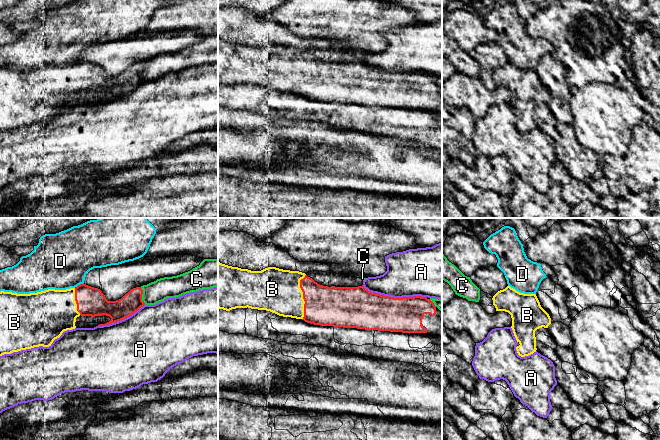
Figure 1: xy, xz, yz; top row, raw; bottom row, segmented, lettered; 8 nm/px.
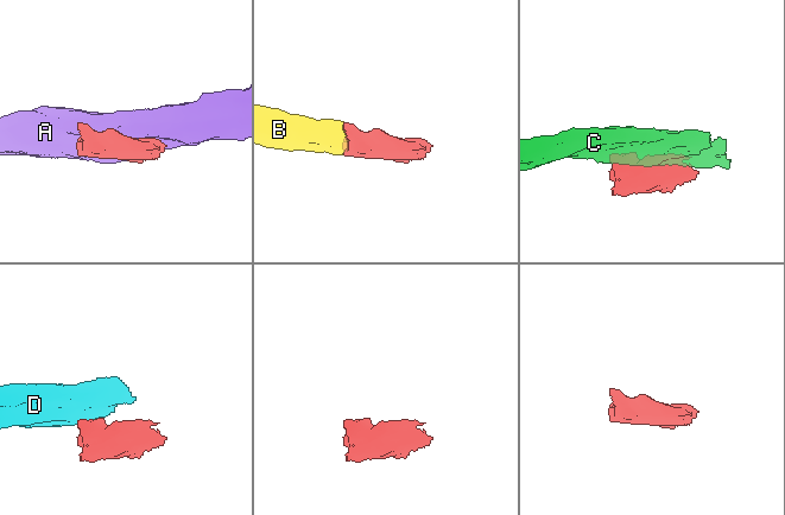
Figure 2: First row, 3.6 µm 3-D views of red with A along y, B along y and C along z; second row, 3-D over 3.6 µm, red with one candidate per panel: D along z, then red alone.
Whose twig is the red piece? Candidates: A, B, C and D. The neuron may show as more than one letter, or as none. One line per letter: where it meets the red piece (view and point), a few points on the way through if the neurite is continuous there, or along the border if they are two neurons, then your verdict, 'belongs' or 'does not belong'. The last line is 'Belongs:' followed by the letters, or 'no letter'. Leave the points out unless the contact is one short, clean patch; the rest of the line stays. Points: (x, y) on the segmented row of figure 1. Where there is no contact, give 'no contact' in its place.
A: xz (393, 297) | does not belong
B: xz (303, 297) | belongs
C: xy (141, 296) | does not belong
D: xy (78, 285) | along xy (83, 282), (74, 287) | does not belong
Belongs: B

